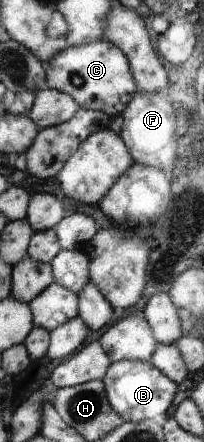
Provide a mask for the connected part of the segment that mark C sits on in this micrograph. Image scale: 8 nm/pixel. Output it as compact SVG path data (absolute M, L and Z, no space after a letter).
M101 39L87 45L71 47L53 57L53 60L42 62L42 66L49 88L76 98L82 108L103 111L112 118L124 115L127 105L132 103L137 93L136 81L127 55L111 41Z

